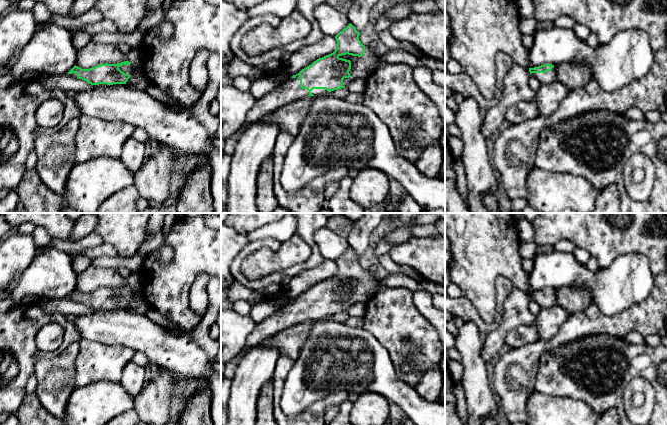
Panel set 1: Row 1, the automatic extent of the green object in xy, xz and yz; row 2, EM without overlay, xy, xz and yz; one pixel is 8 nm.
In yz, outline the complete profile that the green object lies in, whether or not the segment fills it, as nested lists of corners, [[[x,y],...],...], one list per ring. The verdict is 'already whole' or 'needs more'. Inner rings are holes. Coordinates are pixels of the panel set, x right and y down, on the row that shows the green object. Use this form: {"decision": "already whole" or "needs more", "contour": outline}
{"decision": "needs more", "contour": [[[544,64],[538,67],[529,68],[531,76],[539,80],[541,84],[552,83],[556,78],[556,66]]]}

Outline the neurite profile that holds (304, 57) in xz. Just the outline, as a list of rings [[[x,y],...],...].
[[[325,36],[319,42],[294,52],[288,59],[285,68],[290,75],[296,75],[317,59],[333,53],[336,48],[337,41],[335,37]]]

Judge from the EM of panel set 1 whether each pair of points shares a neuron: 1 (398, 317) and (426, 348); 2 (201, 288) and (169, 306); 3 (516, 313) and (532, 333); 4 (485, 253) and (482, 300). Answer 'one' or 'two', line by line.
1: one
2: two
3: two
4: one

